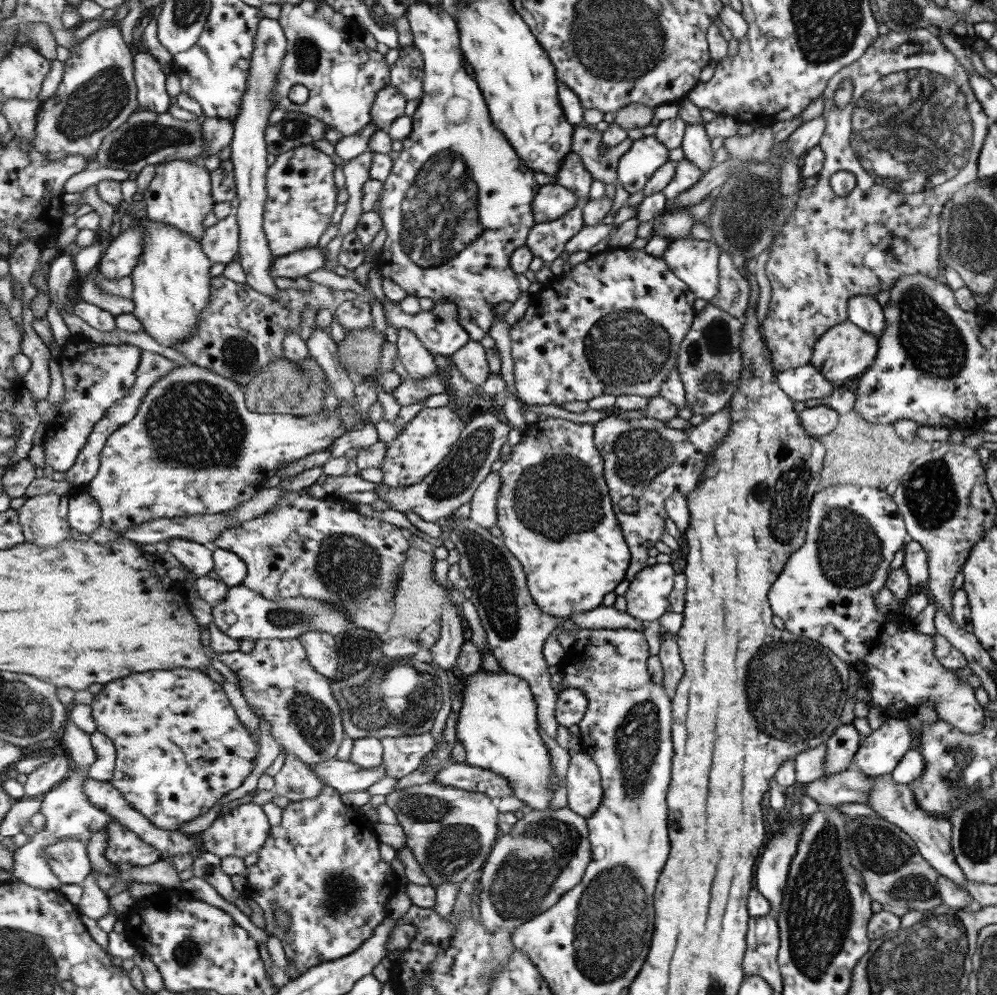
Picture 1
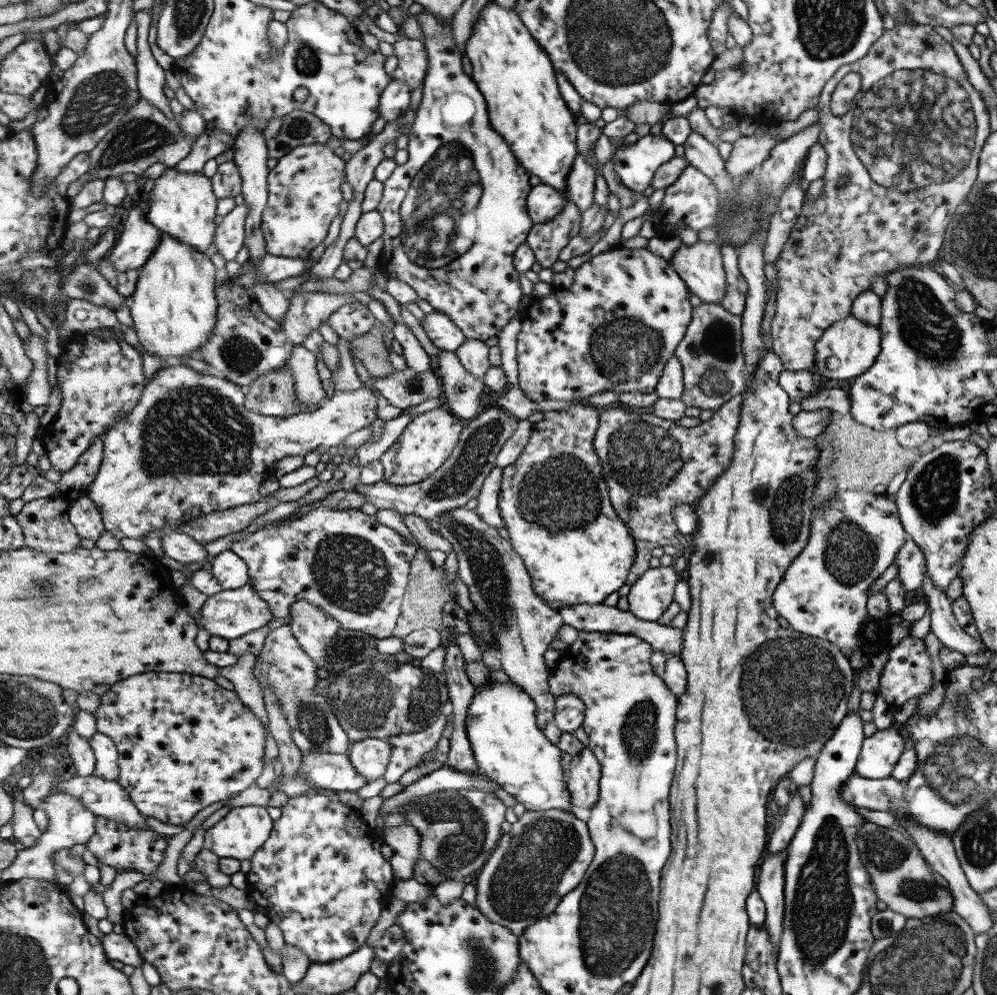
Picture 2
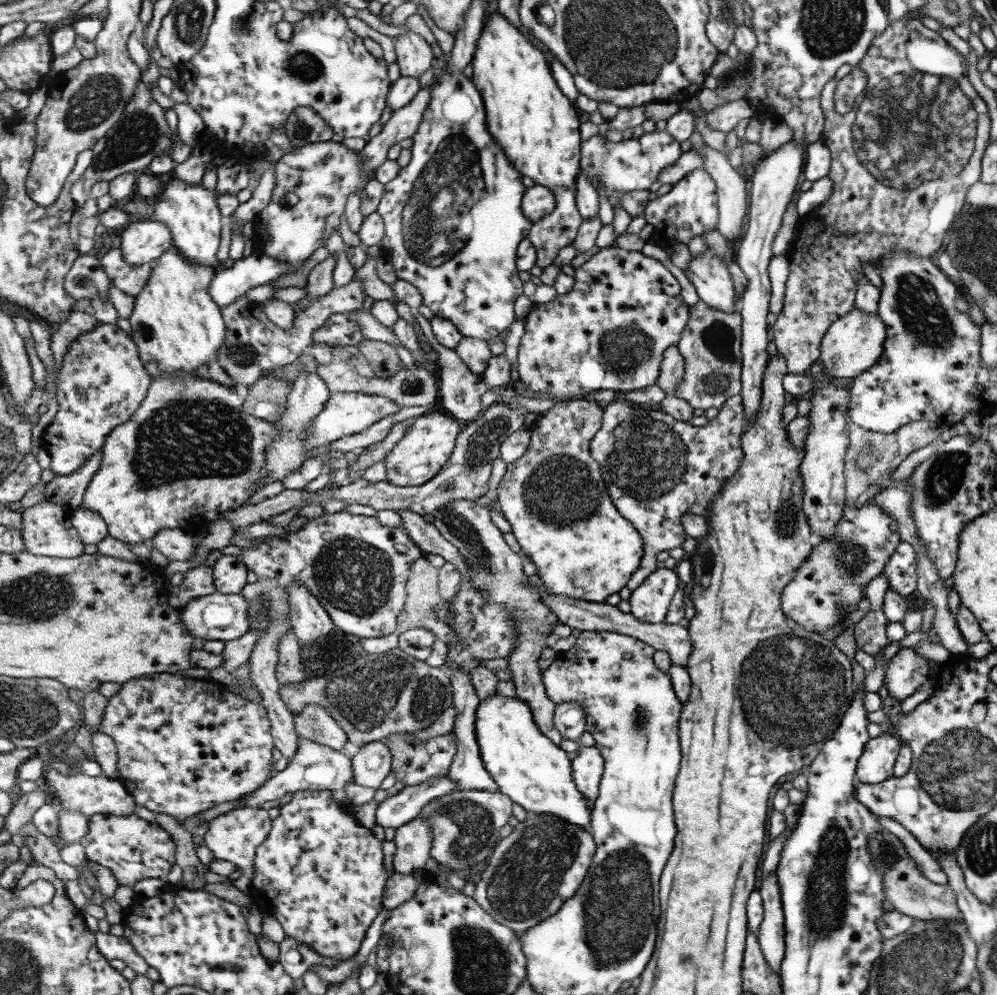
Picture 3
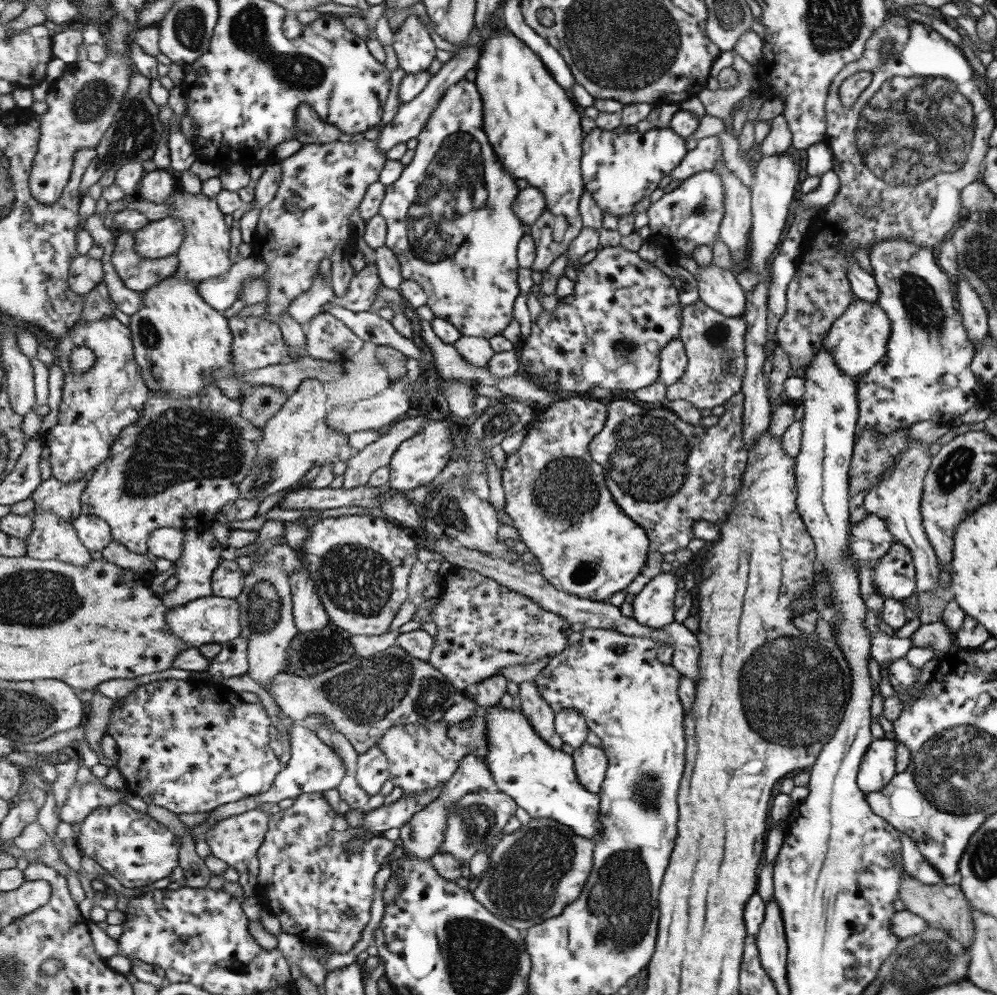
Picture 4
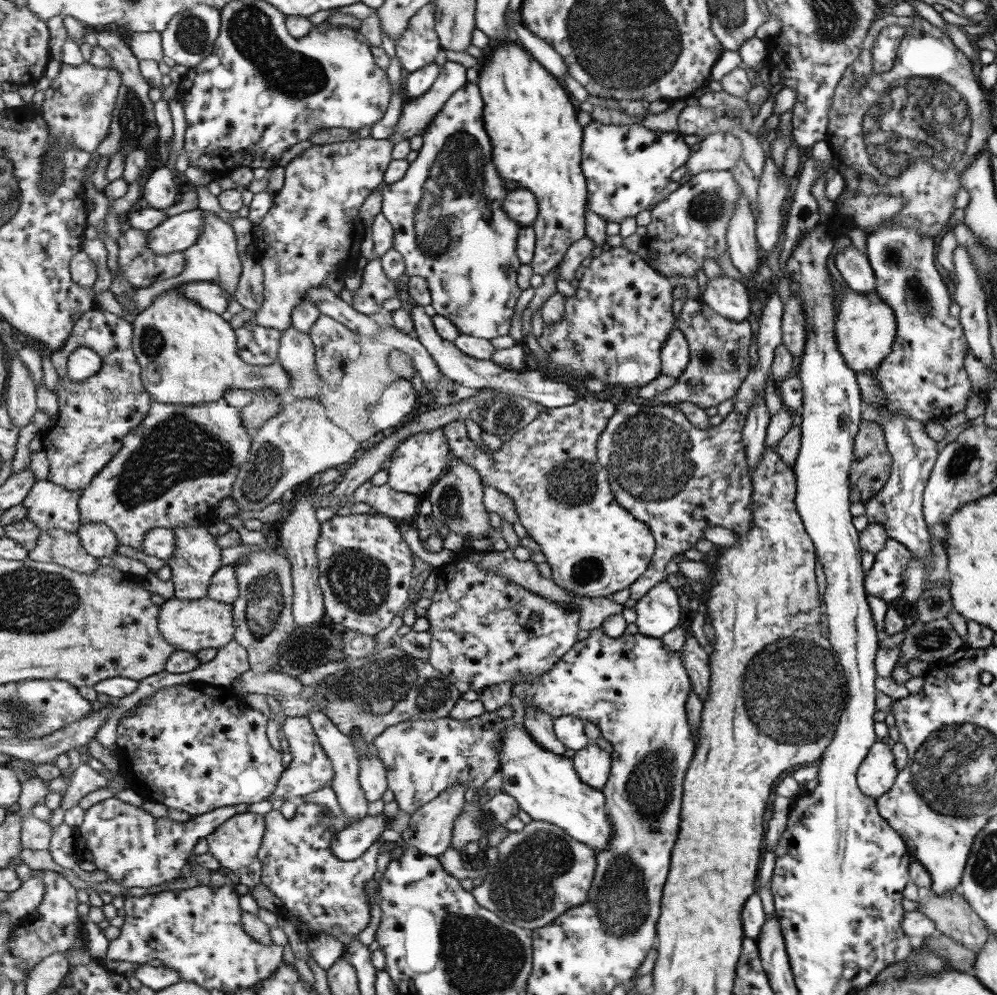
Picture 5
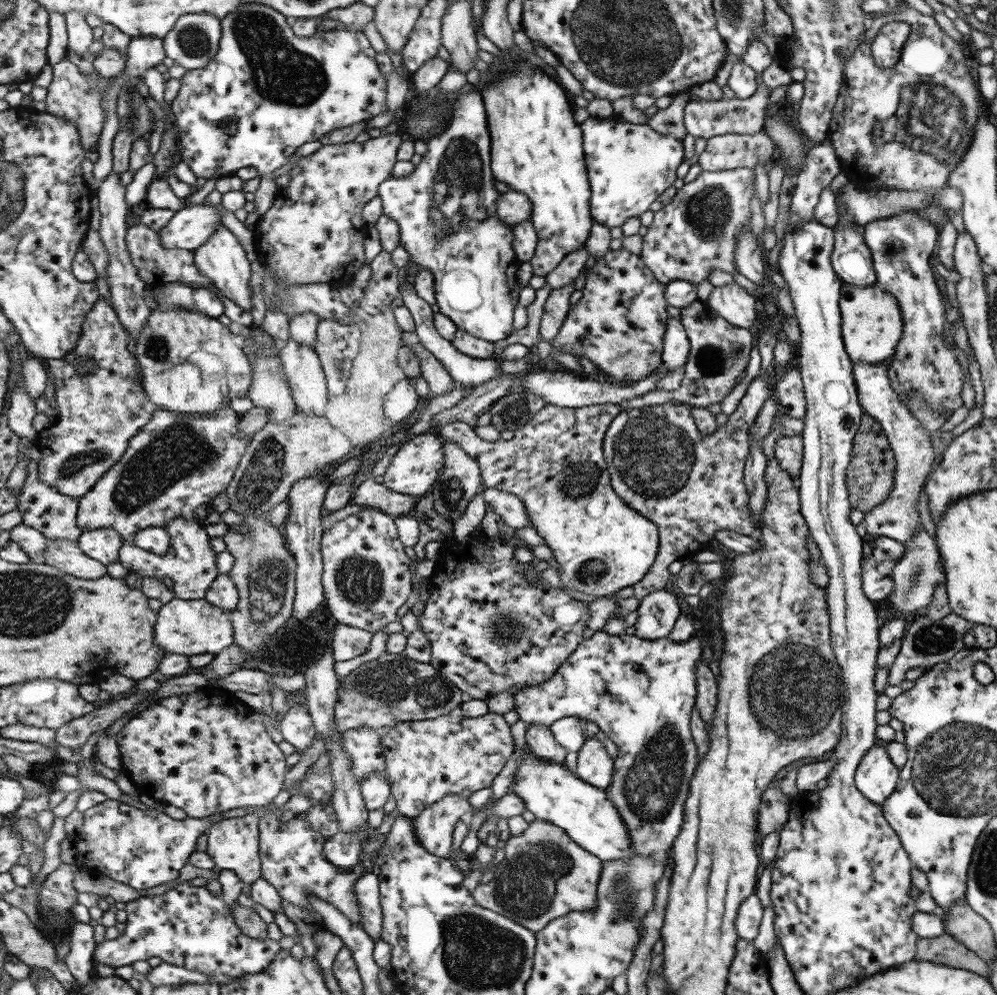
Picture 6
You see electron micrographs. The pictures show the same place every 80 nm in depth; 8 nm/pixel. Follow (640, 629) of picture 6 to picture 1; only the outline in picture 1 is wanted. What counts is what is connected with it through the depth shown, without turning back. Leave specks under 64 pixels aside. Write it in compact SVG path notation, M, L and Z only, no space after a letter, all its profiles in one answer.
M656 563L641 569L625 592L626 612L644 624L657 620L667 610L673 576L671 564Z

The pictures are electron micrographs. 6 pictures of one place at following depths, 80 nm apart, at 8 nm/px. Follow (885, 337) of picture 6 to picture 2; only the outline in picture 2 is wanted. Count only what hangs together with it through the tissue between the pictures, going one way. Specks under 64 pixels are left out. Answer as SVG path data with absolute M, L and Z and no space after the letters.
M852 316L828 326L814 344L815 375L825 376L828 380L846 380L863 374L875 362L880 351L880 330L874 324L865 324Z

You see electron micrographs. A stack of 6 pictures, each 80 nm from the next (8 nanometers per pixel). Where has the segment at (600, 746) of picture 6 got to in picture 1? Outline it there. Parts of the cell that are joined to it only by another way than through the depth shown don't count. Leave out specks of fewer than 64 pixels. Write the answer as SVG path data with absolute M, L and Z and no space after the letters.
M582 750L570 759L566 774L567 802L571 810L591 818L604 800L602 774L591 754Z

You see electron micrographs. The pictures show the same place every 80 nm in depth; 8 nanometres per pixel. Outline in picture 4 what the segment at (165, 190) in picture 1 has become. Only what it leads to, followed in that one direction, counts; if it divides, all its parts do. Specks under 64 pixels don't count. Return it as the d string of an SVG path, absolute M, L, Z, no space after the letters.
M181 187L173 193L171 202L174 206L173 217L182 218L186 226L186 233L183 244L177 253L180 260L178 268L181 278L195 280L199 284L209 278L219 278L218 276L228 273L235 264L229 258L231 254L231 232L225 222L225 213L220 209L215 199L208 198L203 193L193 194L185 191Z

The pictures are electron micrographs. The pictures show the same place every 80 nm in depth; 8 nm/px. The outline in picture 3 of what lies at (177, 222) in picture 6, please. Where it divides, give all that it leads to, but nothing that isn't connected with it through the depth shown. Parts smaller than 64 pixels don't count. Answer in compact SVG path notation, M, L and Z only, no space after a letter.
M137 219L121 232L116 243L122 245L124 258L129 264L141 266L168 252L174 245L174 238L164 222Z

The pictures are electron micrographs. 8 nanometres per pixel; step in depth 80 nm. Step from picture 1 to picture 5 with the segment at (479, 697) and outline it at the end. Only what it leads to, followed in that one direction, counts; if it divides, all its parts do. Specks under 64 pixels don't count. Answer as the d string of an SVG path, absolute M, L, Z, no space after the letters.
M506 720L504 753L501 753L502 790L513 795L520 808L535 820L552 822L592 846L597 854L615 841L616 829L608 814L607 798L602 789L589 786L580 777L574 760L559 756L539 744L524 726Z

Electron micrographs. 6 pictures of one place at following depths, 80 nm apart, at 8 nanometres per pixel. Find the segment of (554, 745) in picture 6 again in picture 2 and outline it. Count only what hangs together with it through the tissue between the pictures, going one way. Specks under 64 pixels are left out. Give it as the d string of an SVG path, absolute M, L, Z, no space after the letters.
M461 507L438 519L441 534L453 544L454 552L459 558L458 573L469 590L471 601L478 608L479 613L485 615L485 619L491 623L491 631L498 644L497 652L503 670L511 680L522 686L536 700L538 725L551 742L559 742L562 730L556 721L556 696L550 689L549 681L552 672L546 663L546 650L564 625L561 614L535 592L528 568L521 556L513 549L510 540L499 536L497 529L483 521L477 510Z

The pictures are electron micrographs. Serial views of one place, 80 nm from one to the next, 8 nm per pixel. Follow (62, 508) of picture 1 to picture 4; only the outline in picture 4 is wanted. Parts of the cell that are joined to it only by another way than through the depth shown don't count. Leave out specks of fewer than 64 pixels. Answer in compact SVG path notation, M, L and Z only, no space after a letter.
M32 512L28 516L33 519L33 532L26 540L31 558L59 560L75 566L89 566L93 562L73 523L47 512Z

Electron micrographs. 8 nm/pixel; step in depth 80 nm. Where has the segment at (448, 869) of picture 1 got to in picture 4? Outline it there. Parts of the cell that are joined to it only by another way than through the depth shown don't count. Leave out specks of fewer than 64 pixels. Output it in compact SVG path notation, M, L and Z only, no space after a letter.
M480 790L463 796L457 804L452 806L447 821L447 830L444 843L440 852L451 854L455 859L471 860L477 852L485 852L488 856L492 853L493 840L505 832L504 828L509 820L515 816L519 805L515 799L500 790L495 792Z

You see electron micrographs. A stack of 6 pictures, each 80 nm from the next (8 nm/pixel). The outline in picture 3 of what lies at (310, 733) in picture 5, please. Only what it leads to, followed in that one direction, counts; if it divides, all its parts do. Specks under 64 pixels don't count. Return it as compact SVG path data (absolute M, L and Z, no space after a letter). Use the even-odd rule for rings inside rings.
M299 737L299 750L295 754L295 759L289 762L287 768L273 775L273 778L263 785L257 792L251 793L245 800L245 803L239 803L237 807L255 808L261 807L263 802L281 798L289 792L297 792L300 790L337 790L348 787L356 780L352 759L345 756L340 751L333 750L330 746L319 744L308 740L308 738ZM109 813L90 816L89 834L80 842L86 848L89 861L109 868L119 885L132 887L145 878L162 879L176 864L177 844L169 831L137 813L131 816Z

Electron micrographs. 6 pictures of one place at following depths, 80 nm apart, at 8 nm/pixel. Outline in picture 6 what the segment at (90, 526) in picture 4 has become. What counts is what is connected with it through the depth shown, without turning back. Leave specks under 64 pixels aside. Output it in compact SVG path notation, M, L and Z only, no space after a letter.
M101 528L101 530L89 530L84 532L78 540L79 548L99 563L108 564L119 562L119 550L125 544L124 538L119 532Z

